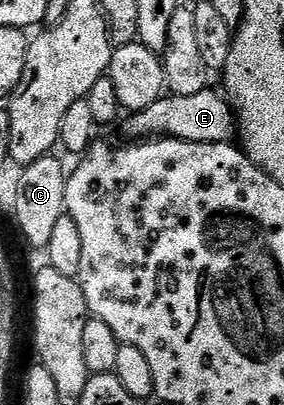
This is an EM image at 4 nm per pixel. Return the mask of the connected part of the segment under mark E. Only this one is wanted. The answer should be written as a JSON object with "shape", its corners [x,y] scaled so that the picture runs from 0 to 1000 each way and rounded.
{"shape":[[[732,220],[708,230],[665,230],[665,240],[637,240],[599,230],[577,232],[574,242],[539,249],[539,259],[525,259],[525,269],[451,281],[430,296],[426,316],[433,314],[437,328],[451,333],[444,341],[461,348],[514,348],[535,338],[570,338],[577,343],[680,348],[683,353],[817,351],[835,323],[827,286],[817,277],[813,257],[768,222],[757,225],[754,220]]]}

